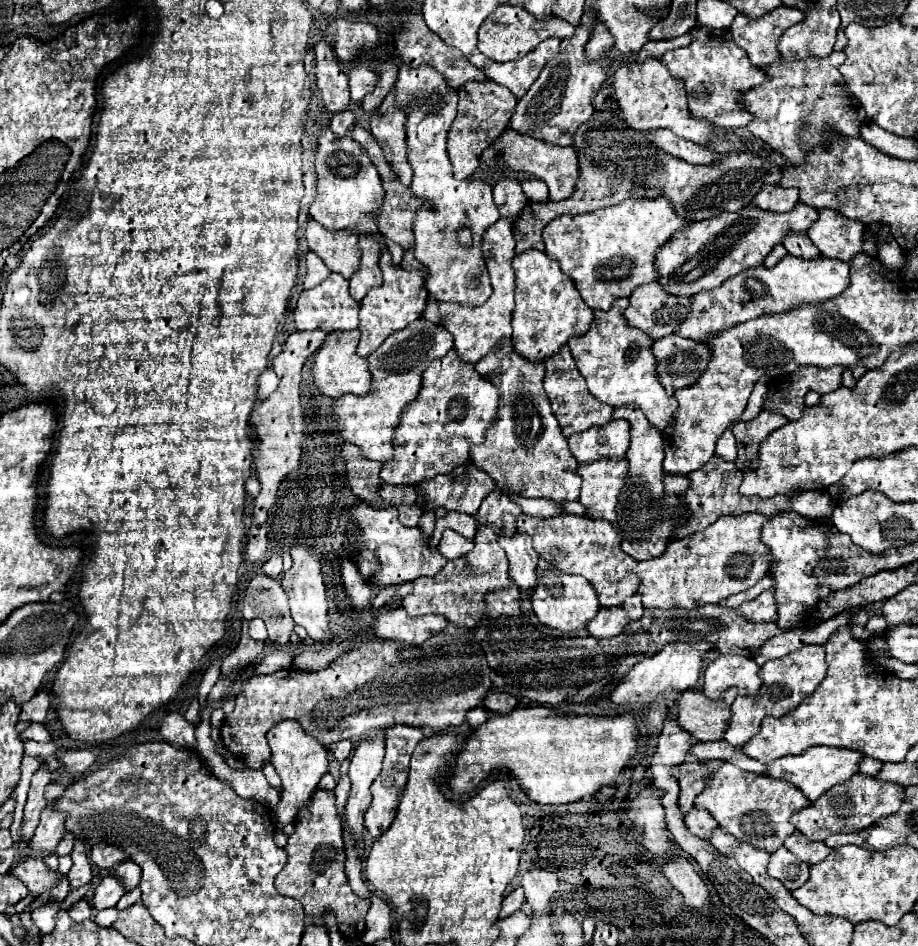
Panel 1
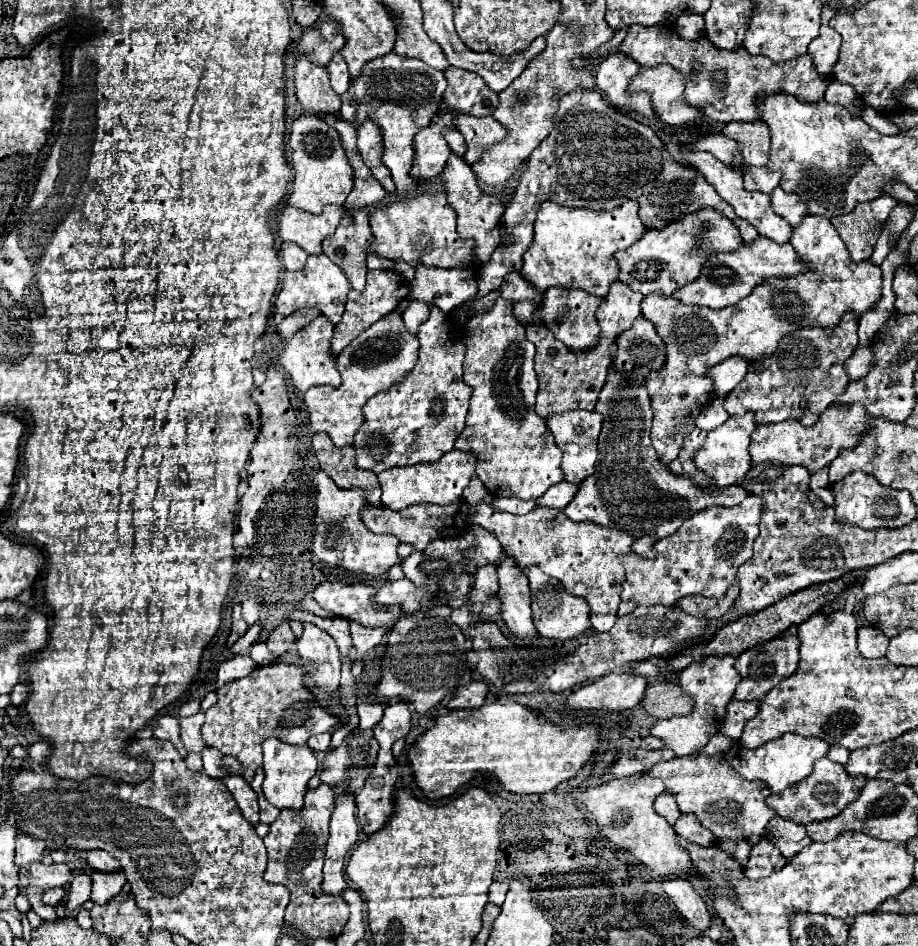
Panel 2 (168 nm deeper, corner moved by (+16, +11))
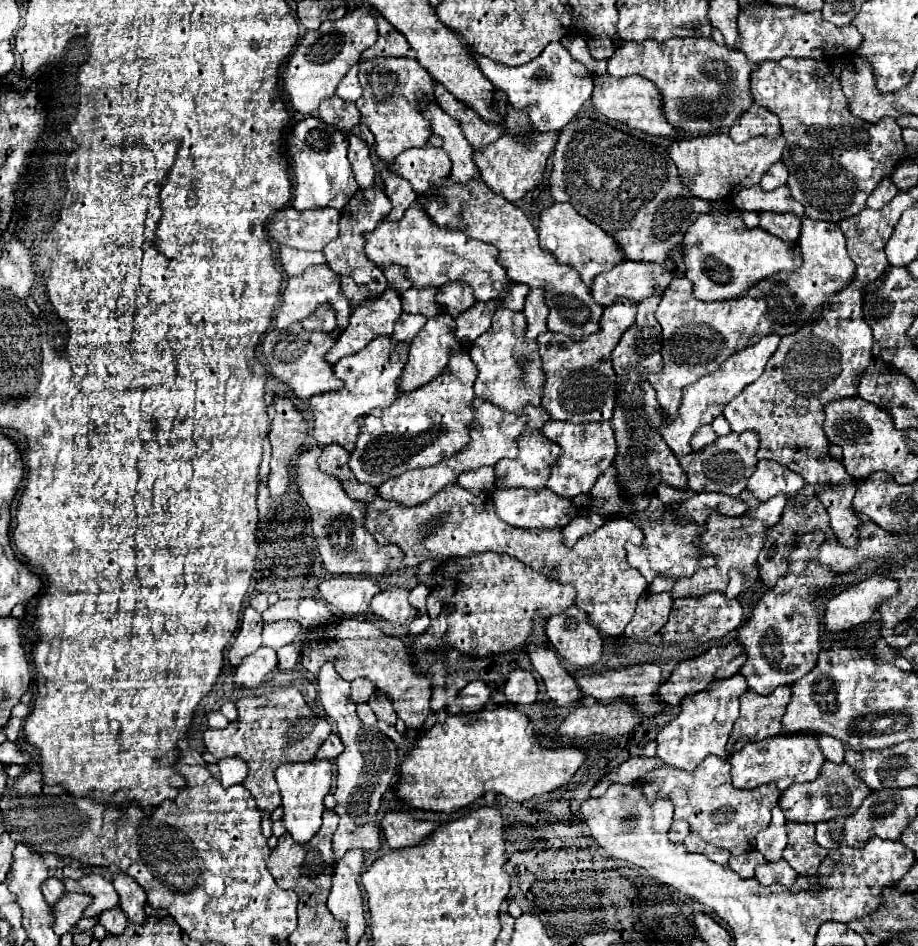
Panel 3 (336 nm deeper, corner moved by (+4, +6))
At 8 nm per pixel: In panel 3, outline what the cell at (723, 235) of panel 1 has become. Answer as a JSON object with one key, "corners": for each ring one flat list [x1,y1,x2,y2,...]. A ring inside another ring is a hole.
{"corners":[[680,246,672,252,666,266,656,266,656,264,646,264,646,262,628,262,628,260,620,262,616,268,612,268,612,270,608,270,604,274,598,274,594,278,594,282,590,286,590,294,604,308,614,304,616,298,628,298,628,300,640,302,650,294,664,292,668,282,672,278,676,278,676,276,684,276,684,262,682,262,682,254,680,254]]}

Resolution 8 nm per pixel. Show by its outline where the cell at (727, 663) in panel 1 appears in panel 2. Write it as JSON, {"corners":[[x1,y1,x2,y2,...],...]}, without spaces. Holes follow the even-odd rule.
{"corners":[[708,655,702,661,692,661,682,673,680,673,680,687,694,697,694,709,690,715,684,717,672,717,664,721,656,721,652,727,652,735,666,741,666,747,672,749,678,757,690,755,692,751,704,747,708,743,708,737,716,733,724,721,726,705,732,701,736,685,740,683,740,673,734,669,736,657,732,655]]}

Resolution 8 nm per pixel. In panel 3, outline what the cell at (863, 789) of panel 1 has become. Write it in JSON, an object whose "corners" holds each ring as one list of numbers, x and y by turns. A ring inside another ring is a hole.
{"corners":[[824,762,816,780,806,782,806,784,796,784,784,790,780,796,780,806,790,822,818,824,818,822,826,822,828,818,854,814,870,792,872,790,854,774,854,770,848,764]]}

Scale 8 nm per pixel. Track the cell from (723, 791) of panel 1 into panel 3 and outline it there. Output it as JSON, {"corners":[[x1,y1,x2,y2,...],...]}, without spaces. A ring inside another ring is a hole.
{"corners":[[708,756,696,772,684,772,674,766,658,766,638,780,638,786,648,802,658,796,674,804,674,818,686,820,690,832,700,834,706,842,726,848,738,856,756,848,756,834,770,824,772,804,778,802,781,792,776,784,758,786,754,790,738,790,731,783,731,765,727,759]]}

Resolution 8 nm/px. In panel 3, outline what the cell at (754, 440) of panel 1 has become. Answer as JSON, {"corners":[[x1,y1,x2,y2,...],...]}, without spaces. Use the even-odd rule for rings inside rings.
{"corners":[[732,432,728,436,720,436,706,448,678,458,682,470,686,472,686,484,688,484,686,488,672,488,666,484,658,484,656,494,664,504,682,500,684,494,688,494,688,492,690,494,718,492,718,494,726,494,726,496,738,496,742,490,746,490,746,484,748,484,752,472,756,470,756,464,758,464,756,450,758,450,758,438,752,432,744,432,742,436,732,434]]}

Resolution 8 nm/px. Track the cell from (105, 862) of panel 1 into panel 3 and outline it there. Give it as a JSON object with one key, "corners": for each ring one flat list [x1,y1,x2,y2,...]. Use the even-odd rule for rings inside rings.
{"corners":[[116,874,112,882,120,894,120,908,124,910,128,920,136,924,144,924,148,918,144,914,144,904,146,904,144,890,132,878,128,878,128,874]]}

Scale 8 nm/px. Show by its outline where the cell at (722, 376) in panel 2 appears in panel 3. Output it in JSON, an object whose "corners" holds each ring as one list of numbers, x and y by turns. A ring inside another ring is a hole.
{"corners":[[770,334,770,336,764,336,760,342,756,342,754,346,748,346,744,350,738,350,734,352,726,362,724,366,720,366,718,370,714,370,712,374,706,374,704,378,700,378,698,382,690,384,684,388,682,392,682,402,680,402,680,408,678,408,678,416,676,418,668,418,664,416,662,418,662,424,660,424,660,436,666,440,666,444,672,448,672,452,676,456,684,456,684,454,690,454,692,448,690,448,690,438,692,434,704,426,704,424,710,424,716,416,722,414,724,406,736,398,748,384,752,384,754,380,760,378,760,374,764,372,764,366,766,362,770,360,770,356,776,352,780,344,780,336,776,334]]}

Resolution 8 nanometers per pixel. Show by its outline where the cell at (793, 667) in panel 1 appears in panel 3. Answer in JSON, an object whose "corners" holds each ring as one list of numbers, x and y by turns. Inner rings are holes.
{"corners":[[822,530,810,534,794,536,794,554,788,558,788,572,768,590,752,610,750,620,740,626,736,642,746,650,746,662,740,674,746,678,748,686,766,696,774,688,784,684,794,684,806,676,818,660,820,652,820,610,816,606,818,592,830,590,836,584,836,574,826,566,814,562,818,556,818,546,826,542]]}

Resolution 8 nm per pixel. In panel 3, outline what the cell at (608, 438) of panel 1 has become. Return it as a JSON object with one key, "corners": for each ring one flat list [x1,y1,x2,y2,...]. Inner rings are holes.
{"corners":[[550,420,542,426,542,434,560,446,560,458,554,462,550,470,550,478,546,488,560,496,574,498,578,494,588,494,592,482,596,482,598,474,602,474,616,456,616,438,610,422,590,422,590,424,570,424,570,422,556,422]]}

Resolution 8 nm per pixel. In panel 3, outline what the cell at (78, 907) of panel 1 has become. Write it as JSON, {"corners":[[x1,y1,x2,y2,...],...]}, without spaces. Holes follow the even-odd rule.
{"corners":[[48,878,48,880,40,886,40,890,42,890,42,894,44,894,44,898,46,898,48,904,56,902,56,898,60,898,60,896,66,892,66,890,64,890,64,884,62,884,58,878]]}

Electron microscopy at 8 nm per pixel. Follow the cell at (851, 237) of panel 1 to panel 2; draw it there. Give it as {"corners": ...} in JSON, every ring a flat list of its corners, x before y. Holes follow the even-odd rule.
{"corners":[[776,187,770,197,772,197,774,211,780,217,784,217,792,227,798,227,804,221,804,217,810,215,808,205,796,193,786,193,780,187]]}

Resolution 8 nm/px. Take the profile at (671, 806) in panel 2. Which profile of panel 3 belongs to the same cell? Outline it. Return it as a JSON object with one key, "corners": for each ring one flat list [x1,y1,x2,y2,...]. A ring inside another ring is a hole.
{"corners":[[674,820,672,828,670,828,670,832,668,832,668,840,682,844,684,838,688,836,688,832,690,832,690,830,688,830,688,824,686,824,684,820]]}

